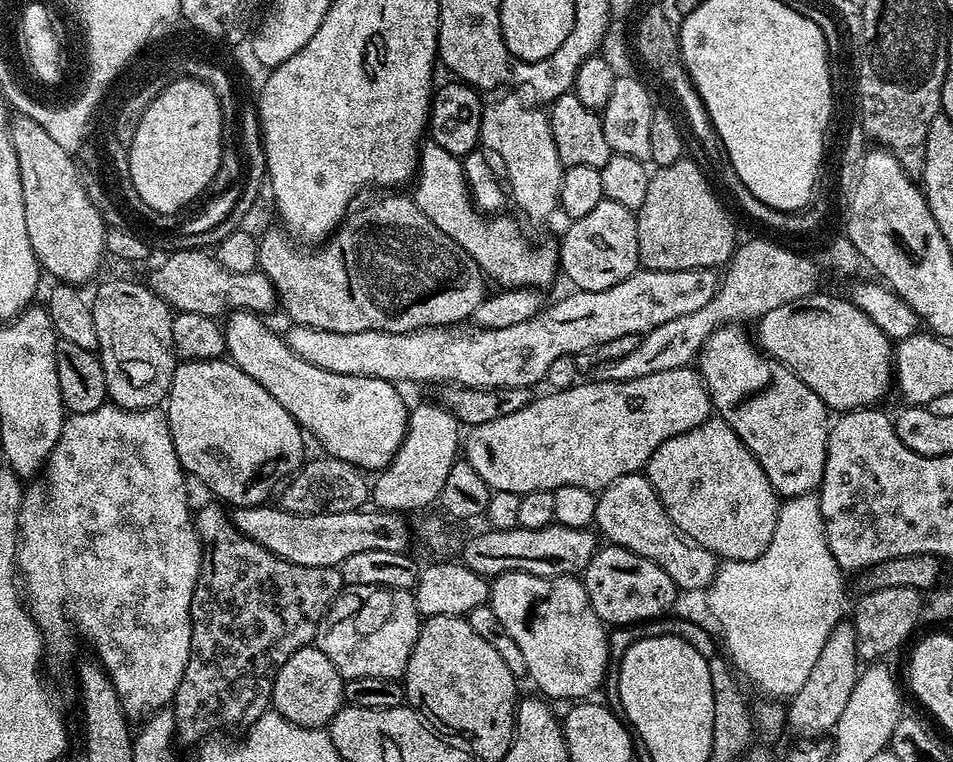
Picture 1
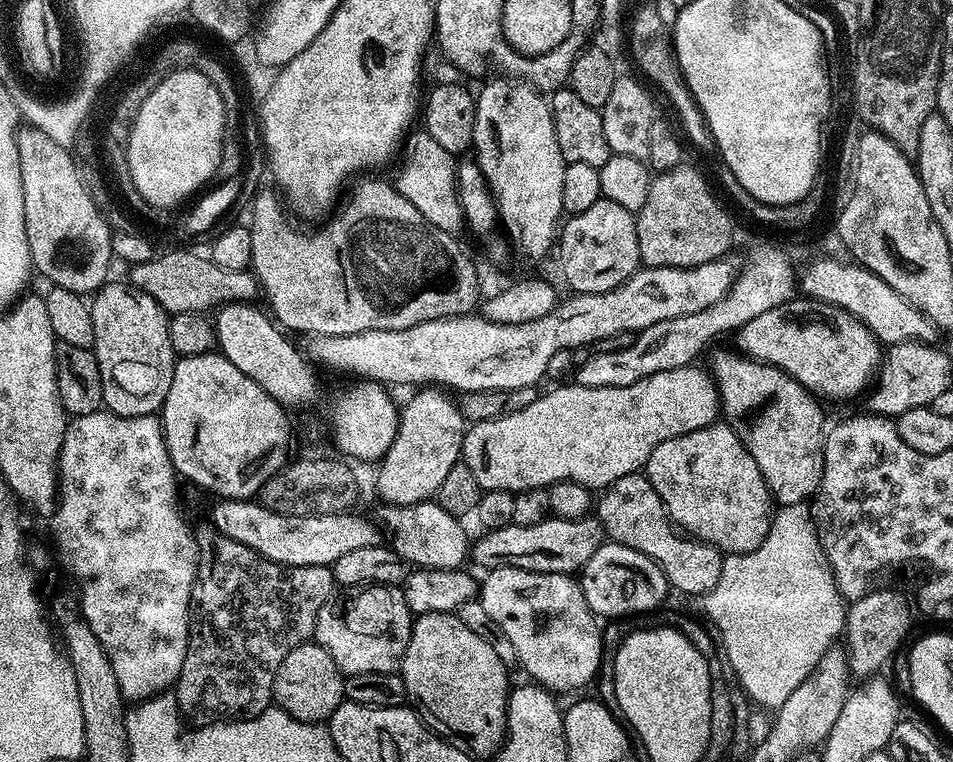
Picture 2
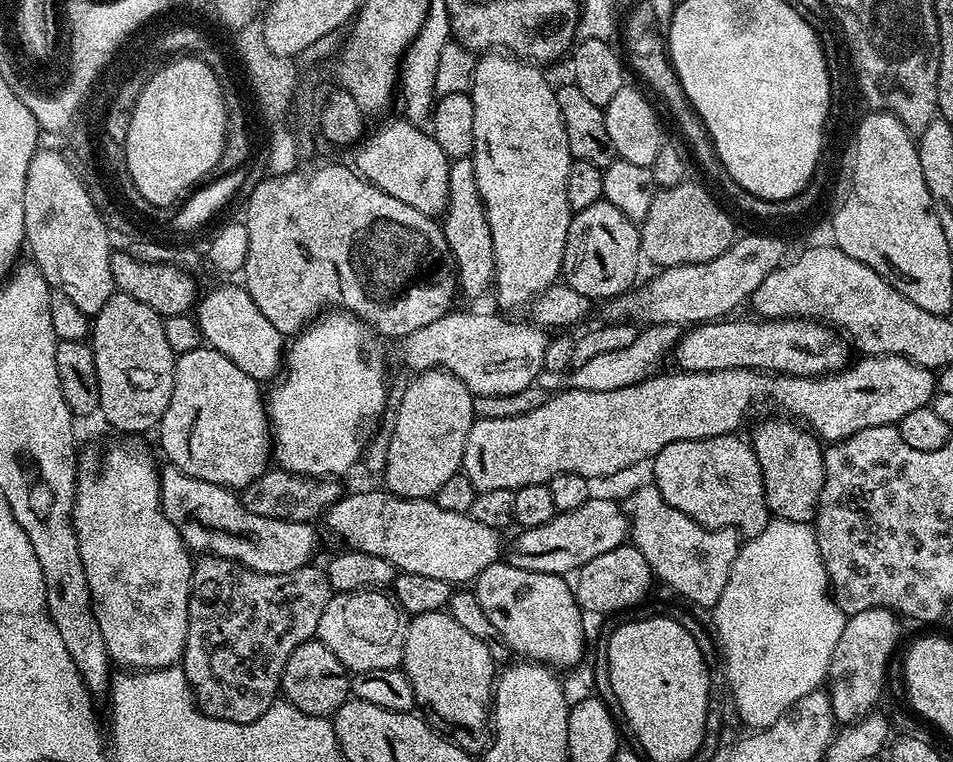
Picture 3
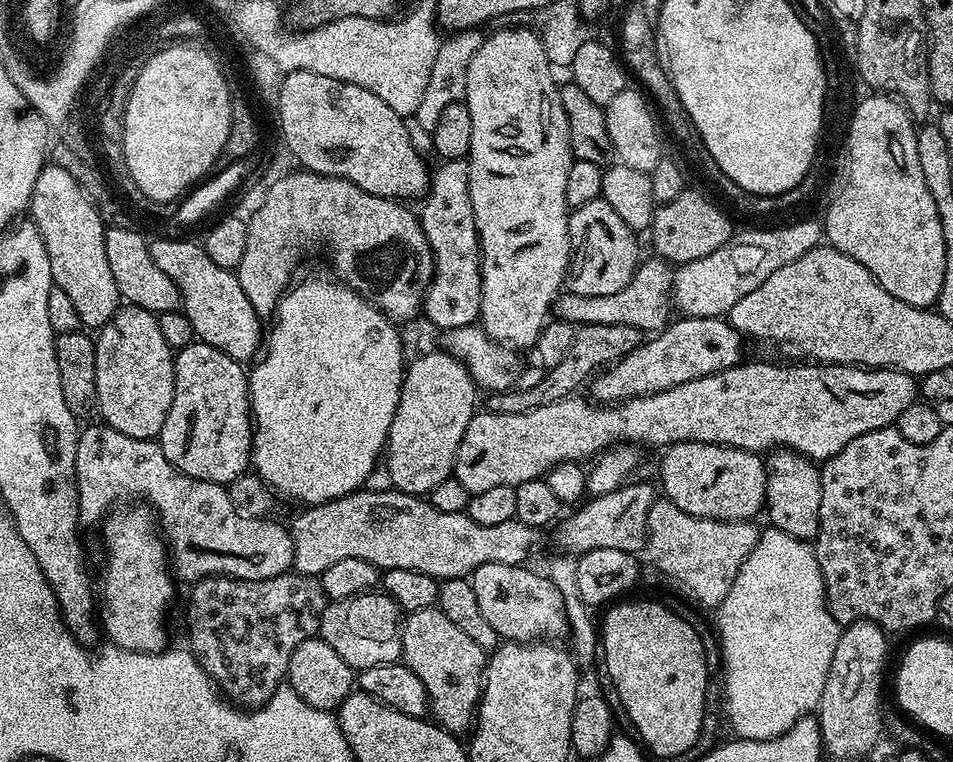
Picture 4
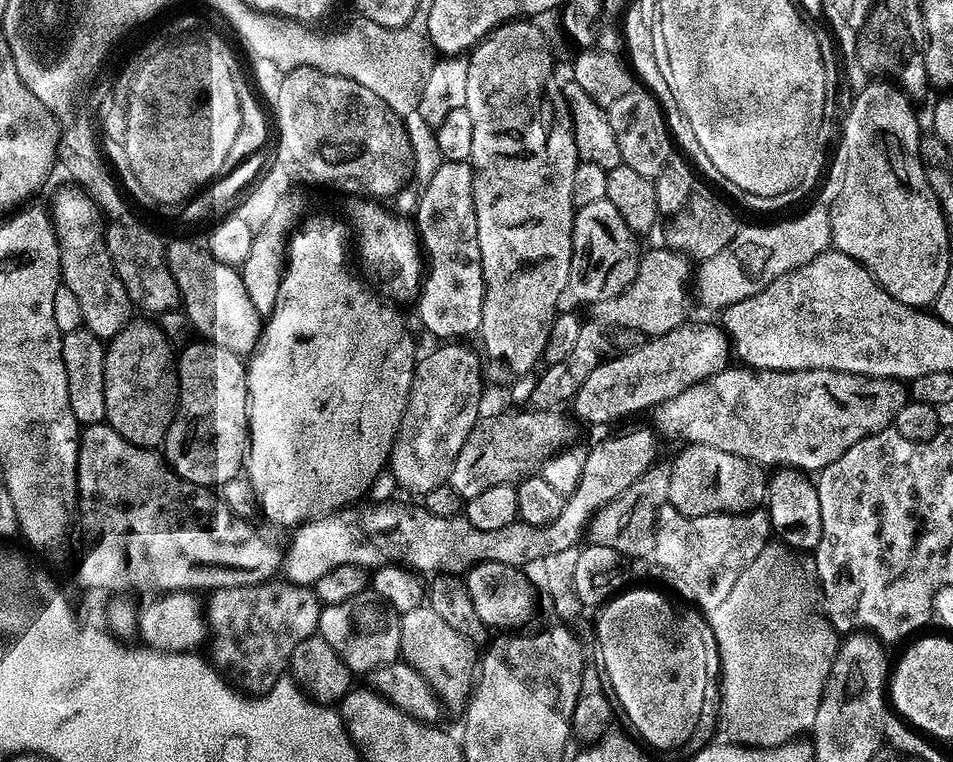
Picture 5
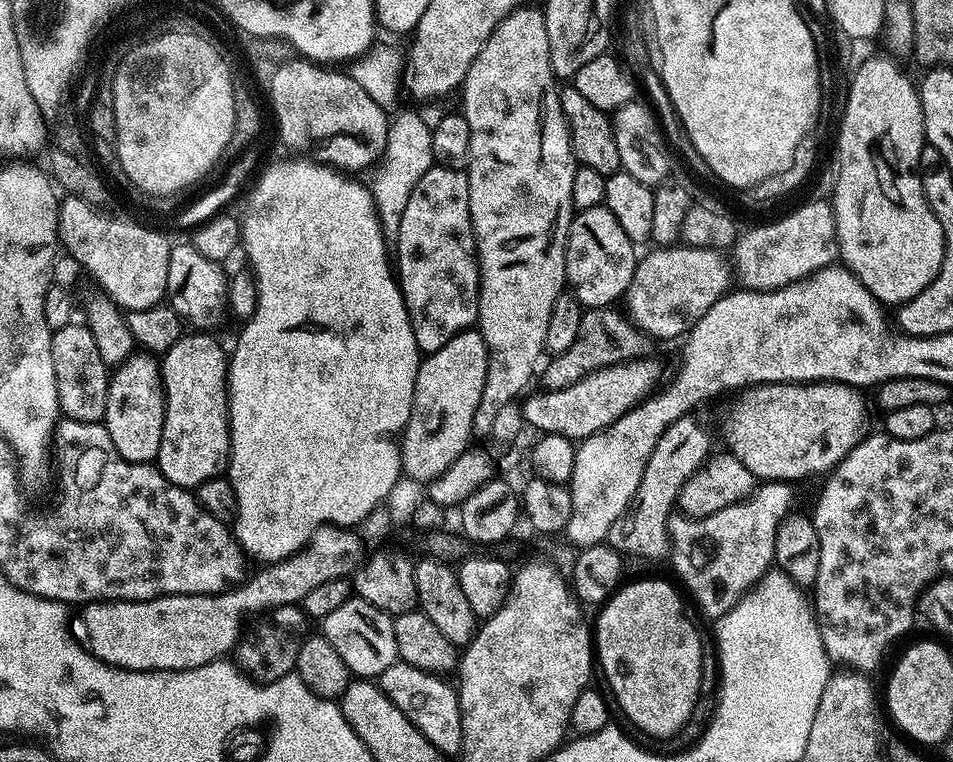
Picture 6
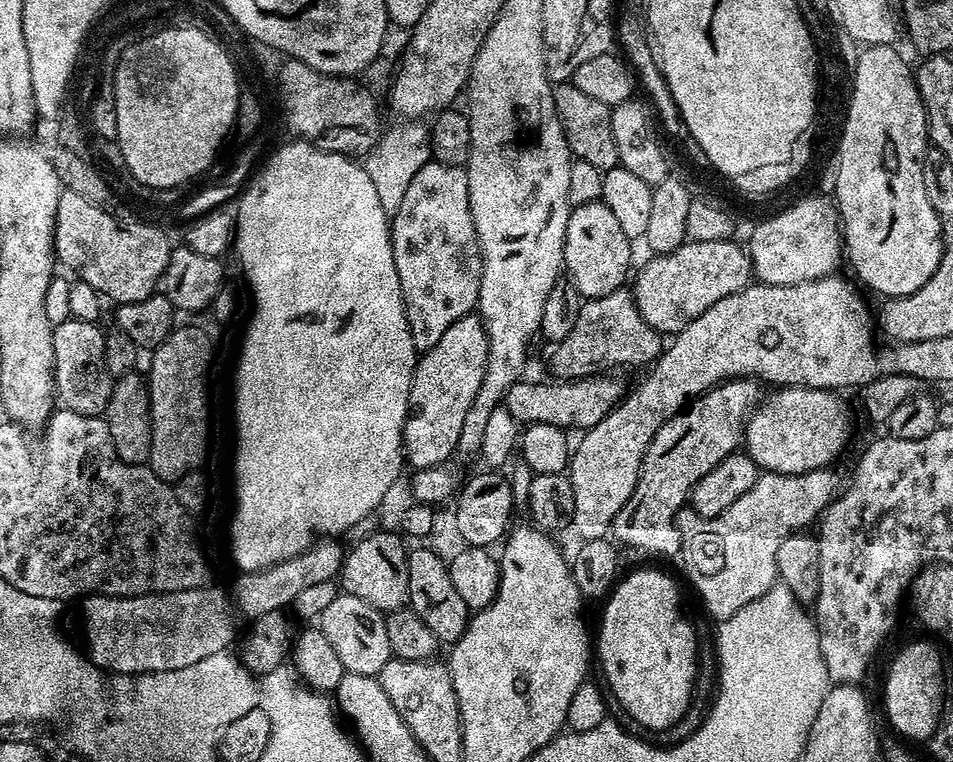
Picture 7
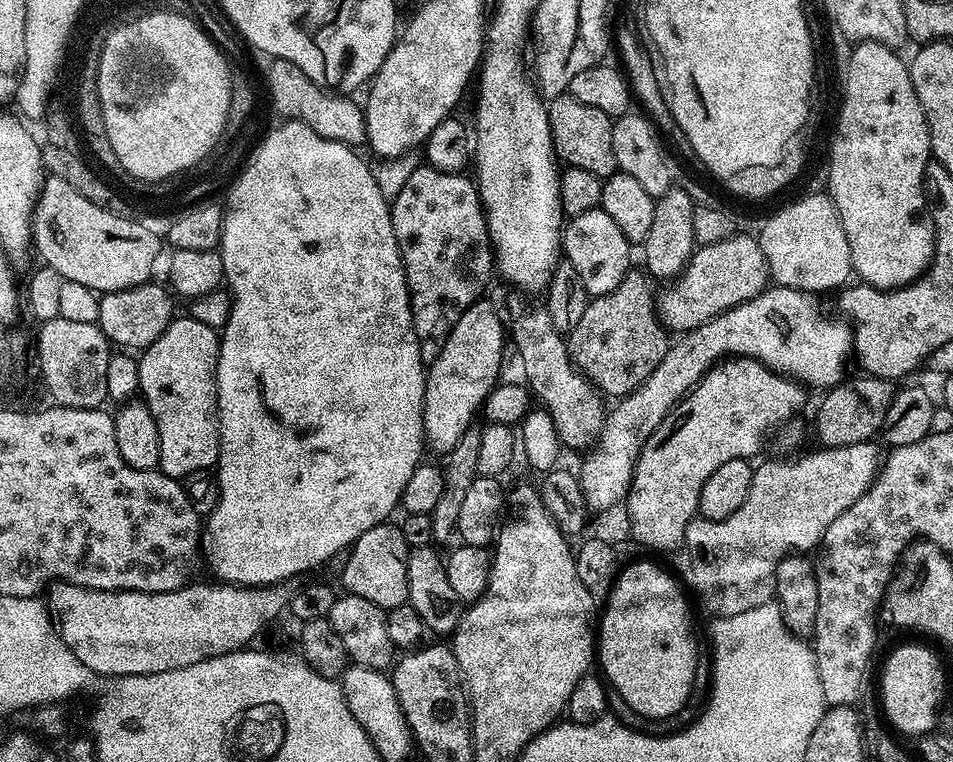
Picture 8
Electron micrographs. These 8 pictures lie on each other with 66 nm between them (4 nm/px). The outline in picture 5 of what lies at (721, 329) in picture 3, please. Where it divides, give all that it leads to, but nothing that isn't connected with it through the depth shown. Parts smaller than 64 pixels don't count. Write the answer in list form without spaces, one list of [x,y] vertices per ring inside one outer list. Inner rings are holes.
[[[685,322],[680,327],[670,330],[661,336],[653,336],[645,339],[643,342],[637,343],[636,347],[629,348],[609,359],[604,360],[598,366],[594,366],[594,370],[590,370],[590,374],[586,374],[586,382],[582,382],[582,386],[576,391],[576,395],[570,401],[570,407],[576,411],[576,416],[580,420],[585,420],[588,424],[608,424],[611,420],[620,420],[623,416],[632,416],[635,412],[644,412],[647,408],[663,406],[676,396],[682,394],[688,388],[693,388],[695,384],[701,384],[707,379],[711,379],[717,372],[725,367],[724,362],[728,356],[730,358],[730,344],[726,339],[725,333],[719,327],[711,328],[708,324],[692,324],[693,322]]]

